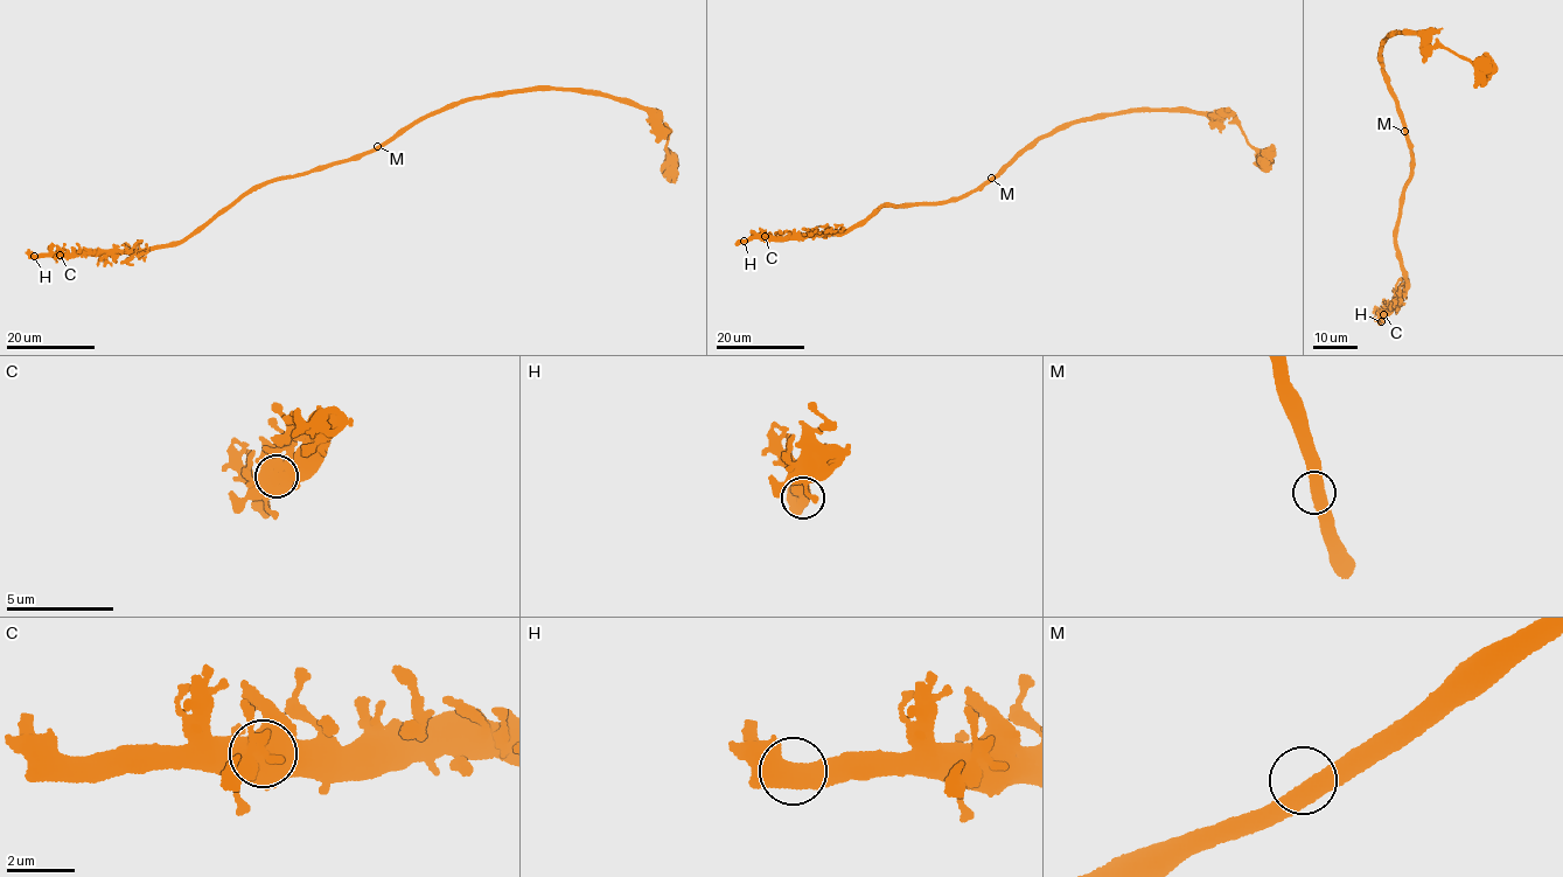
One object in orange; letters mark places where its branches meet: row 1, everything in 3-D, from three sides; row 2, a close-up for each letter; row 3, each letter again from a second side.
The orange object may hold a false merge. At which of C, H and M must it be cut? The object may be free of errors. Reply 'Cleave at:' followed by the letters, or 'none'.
Cleave at: none

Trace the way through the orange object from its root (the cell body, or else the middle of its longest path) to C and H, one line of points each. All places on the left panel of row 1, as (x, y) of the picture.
C: (378, 147), (306, 174), (253, 186), (179, 241), (144, 251), (98, 249), (58, 253)
H: (378, 147), (306, 174), (253, 186), (188, 235), (169, 244), (144, 251), (98, 249), (34, 256)

